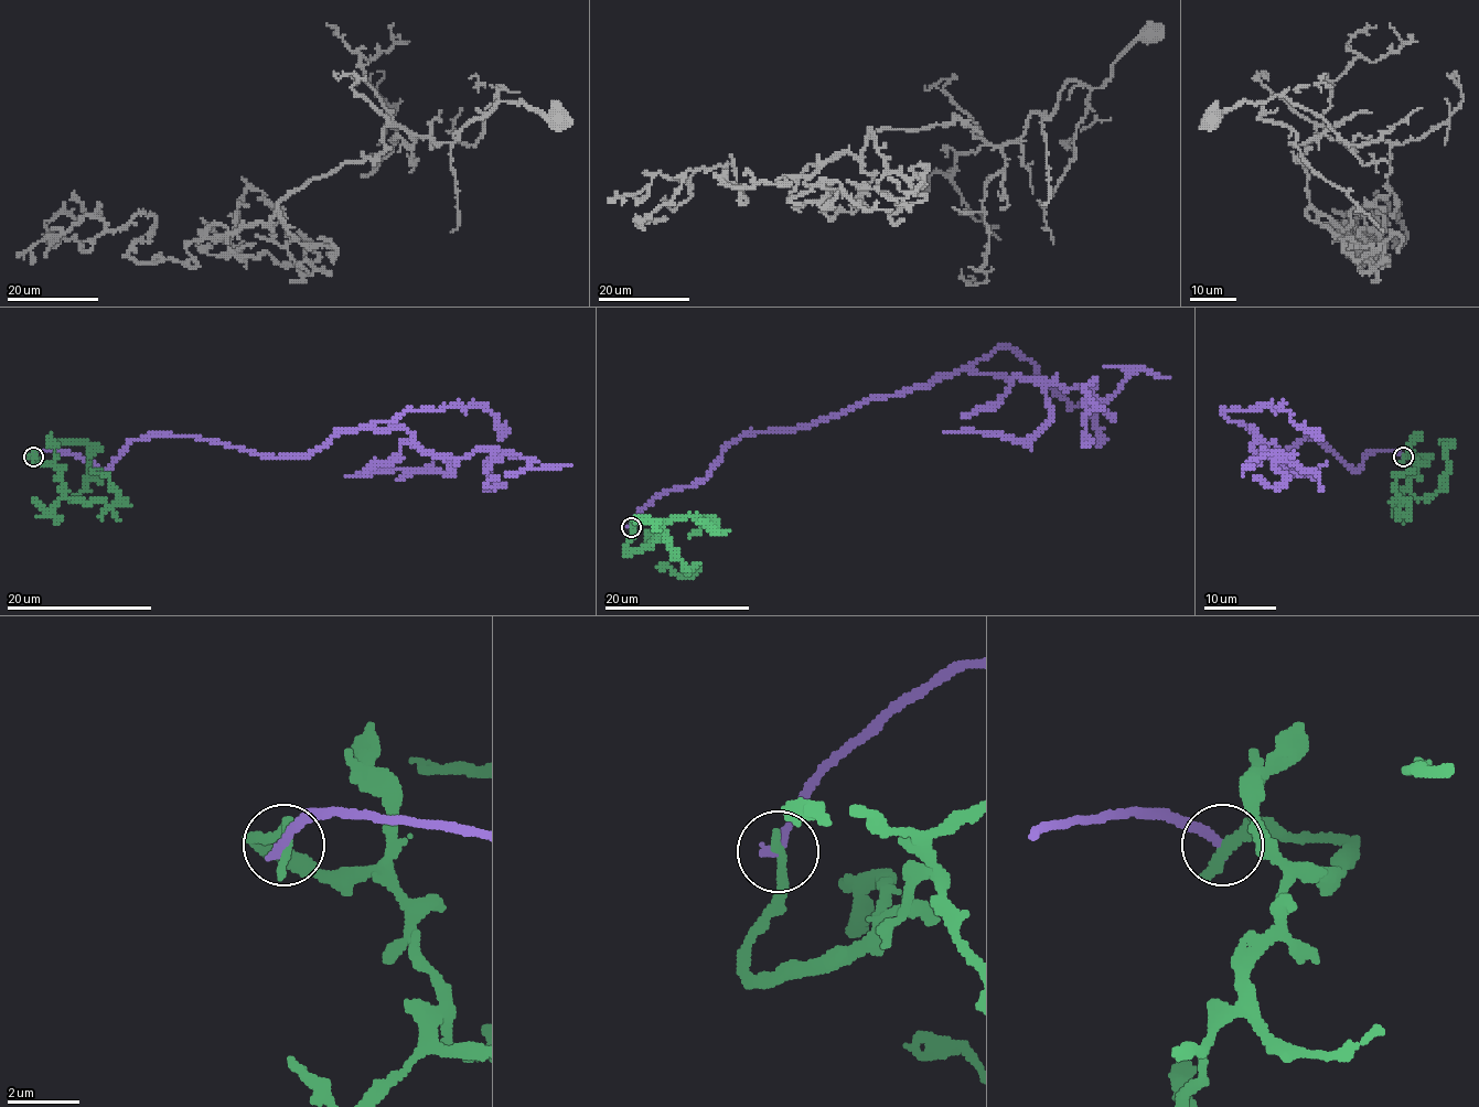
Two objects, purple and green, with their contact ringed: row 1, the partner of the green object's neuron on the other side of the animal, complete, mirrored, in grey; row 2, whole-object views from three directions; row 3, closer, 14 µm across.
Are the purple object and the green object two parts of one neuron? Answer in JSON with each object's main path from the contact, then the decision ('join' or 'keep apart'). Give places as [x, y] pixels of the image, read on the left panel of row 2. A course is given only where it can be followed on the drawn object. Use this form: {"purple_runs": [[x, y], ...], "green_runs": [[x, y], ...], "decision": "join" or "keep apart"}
{"purple_runs": [[33, 457], [106, 470], [148, 436], [293, 457], [403, 428], [456, 459], [570, 464]], "green_runs": [[33, 457], [52, 462], [72, 498], [86, 482], [95, 448], [59, 439]], "decision": "keep apart"}

